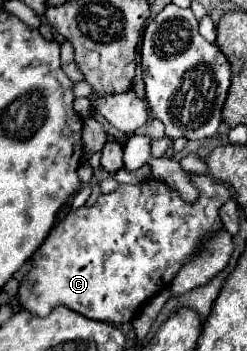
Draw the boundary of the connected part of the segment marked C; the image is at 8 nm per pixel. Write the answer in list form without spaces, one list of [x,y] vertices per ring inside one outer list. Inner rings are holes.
[[[192,175],[200,197],[196,203],[184,203],[178,193],[160,181],[144,181],[140,185],[120,185],[110,195],[100,195],[94,205],[70,211],[48,235],[44,245],[32,255],[32,269],[22,279],[18,303],[32,315],[46,317],[54,307],[64,305],[94,321],[122,325],[164,287],[168,287],[180,267],[200,247],[202,239],[222,227],[218,209],[230,199],[230,187],[216,183],[210,175]]]

